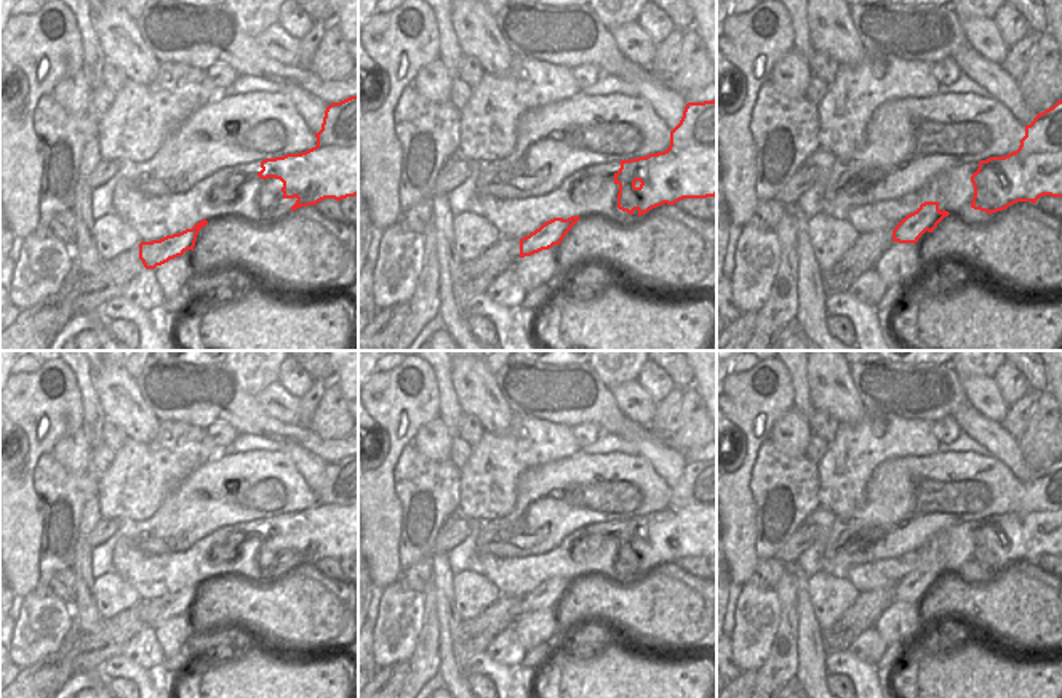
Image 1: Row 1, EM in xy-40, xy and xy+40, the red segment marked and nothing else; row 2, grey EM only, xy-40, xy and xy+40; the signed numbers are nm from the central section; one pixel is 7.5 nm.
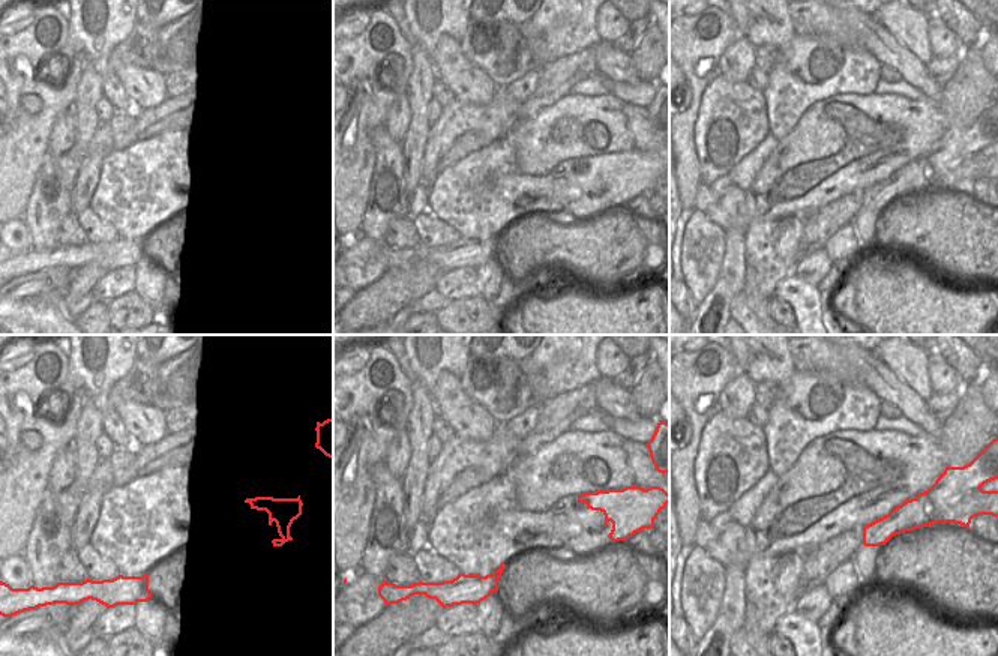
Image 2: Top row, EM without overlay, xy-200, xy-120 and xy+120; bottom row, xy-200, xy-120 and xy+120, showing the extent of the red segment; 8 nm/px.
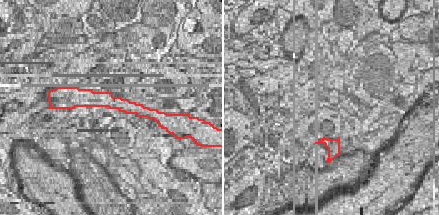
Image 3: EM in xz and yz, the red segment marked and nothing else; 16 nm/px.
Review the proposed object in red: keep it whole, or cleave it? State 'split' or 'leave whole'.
split

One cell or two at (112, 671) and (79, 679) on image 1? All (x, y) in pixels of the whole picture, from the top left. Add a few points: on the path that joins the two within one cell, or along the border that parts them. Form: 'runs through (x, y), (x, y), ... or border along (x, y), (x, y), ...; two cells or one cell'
border along (99, 669), (103, 676); two cells

